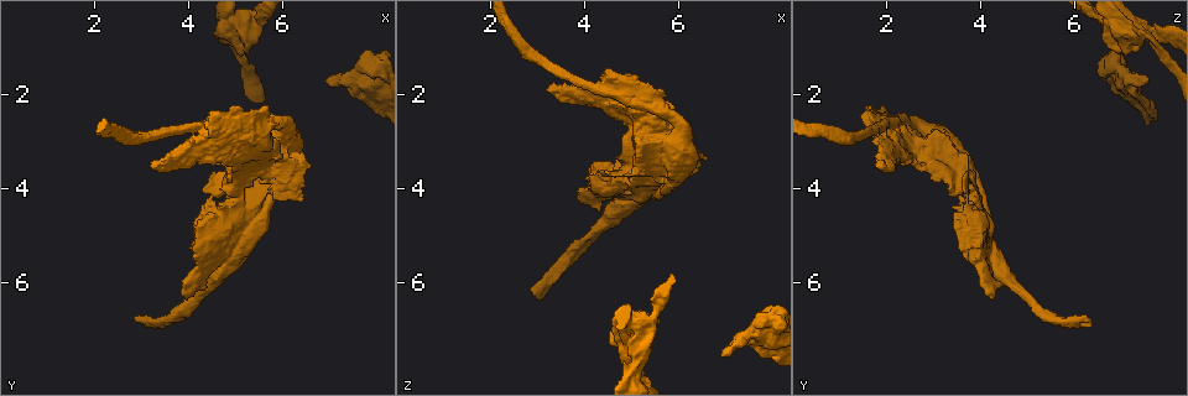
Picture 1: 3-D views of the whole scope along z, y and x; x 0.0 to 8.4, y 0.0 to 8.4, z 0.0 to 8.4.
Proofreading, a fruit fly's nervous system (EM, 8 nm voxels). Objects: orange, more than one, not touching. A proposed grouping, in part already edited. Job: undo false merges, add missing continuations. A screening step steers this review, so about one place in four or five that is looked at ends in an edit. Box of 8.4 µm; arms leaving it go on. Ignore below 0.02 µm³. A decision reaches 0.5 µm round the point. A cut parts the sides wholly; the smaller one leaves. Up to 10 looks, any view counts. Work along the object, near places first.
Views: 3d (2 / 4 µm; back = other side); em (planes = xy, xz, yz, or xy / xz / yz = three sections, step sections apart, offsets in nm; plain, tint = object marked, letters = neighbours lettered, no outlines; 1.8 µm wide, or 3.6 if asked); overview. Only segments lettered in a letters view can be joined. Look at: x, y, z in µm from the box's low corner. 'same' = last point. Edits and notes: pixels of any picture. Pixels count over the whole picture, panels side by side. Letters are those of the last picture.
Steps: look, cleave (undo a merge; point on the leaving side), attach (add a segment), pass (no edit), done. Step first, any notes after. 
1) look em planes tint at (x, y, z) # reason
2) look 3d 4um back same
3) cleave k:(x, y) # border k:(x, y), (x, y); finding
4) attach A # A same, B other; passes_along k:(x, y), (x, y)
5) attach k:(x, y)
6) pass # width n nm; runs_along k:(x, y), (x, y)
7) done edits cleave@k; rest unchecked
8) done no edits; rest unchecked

look 3d 4um back at (3.30, 3.45, 1.95) # free end

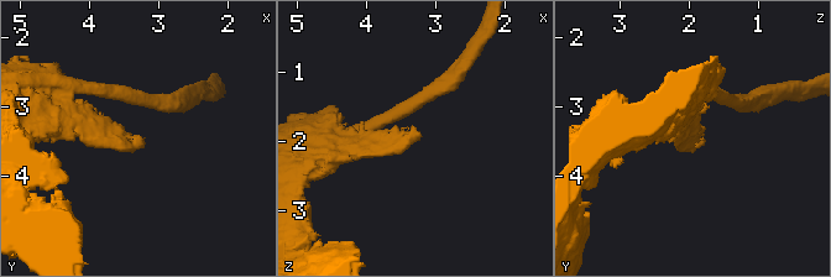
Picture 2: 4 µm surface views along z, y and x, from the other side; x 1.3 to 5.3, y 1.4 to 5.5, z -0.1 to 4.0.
look em planes letters at (3.25, 3.45, 1.95)

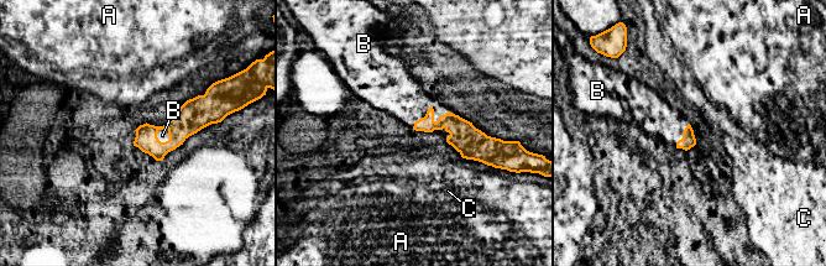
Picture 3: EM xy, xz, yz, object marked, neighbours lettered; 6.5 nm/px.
attach B # longest_contact B 320 nm; A other, B same, C other; passes_along 3:(464, 135), (433, 113), (401, 95); the neuron continues

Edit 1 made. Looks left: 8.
look em xz step 16 plain at (3.15, 6.90, 6.30) # long arm stops here

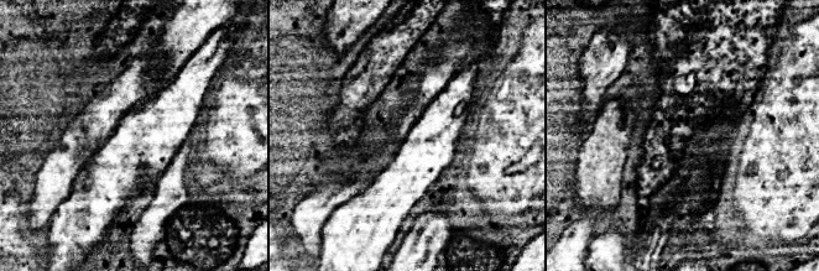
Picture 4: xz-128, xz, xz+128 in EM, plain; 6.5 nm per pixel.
look em xz step 16 letters same # see the neighbours

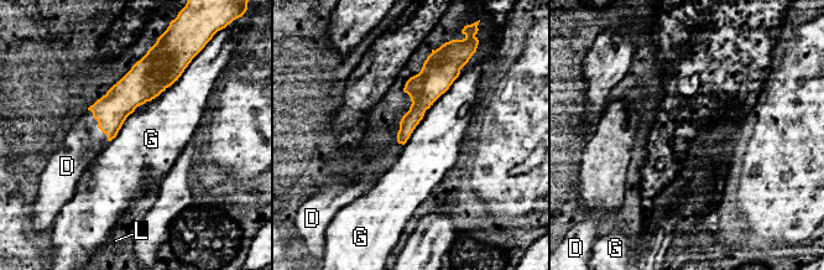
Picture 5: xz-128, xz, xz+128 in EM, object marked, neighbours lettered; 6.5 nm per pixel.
attach D # width 110 nm; D same, G other, L other; passes_along 5:(121, 99), (98, 125), (84, 141); the neuron continues

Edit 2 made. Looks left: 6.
look overview # redraw

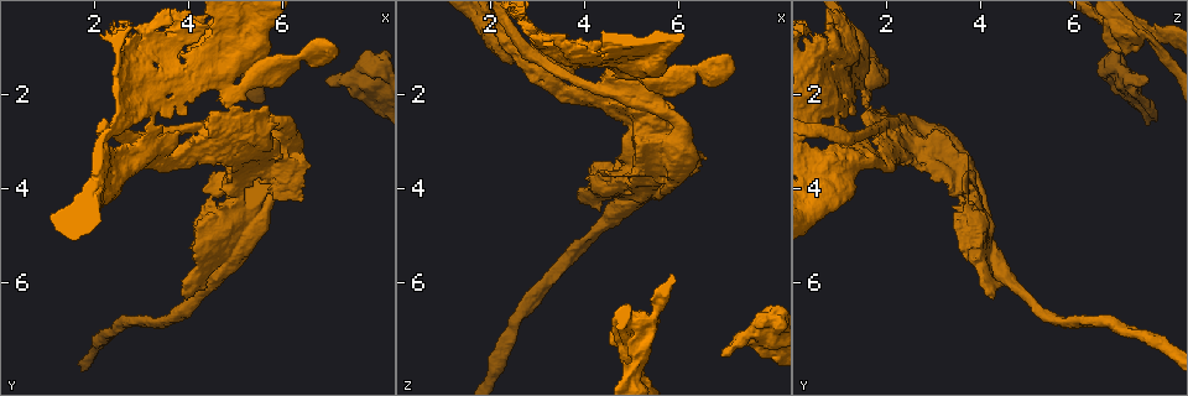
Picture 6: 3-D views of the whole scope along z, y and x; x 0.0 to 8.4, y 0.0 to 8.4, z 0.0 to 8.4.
look 3d 2um at (6.90, 1.75, 7.60) # branch stops here

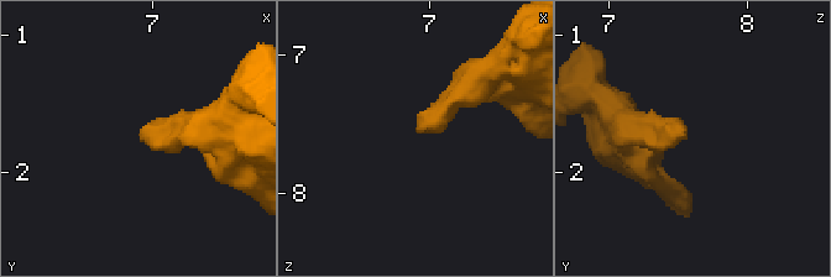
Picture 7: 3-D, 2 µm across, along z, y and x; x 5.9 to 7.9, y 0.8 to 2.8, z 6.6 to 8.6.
look em planes letters at (6.92, 1.76, 7.58) # shape alone is not enough

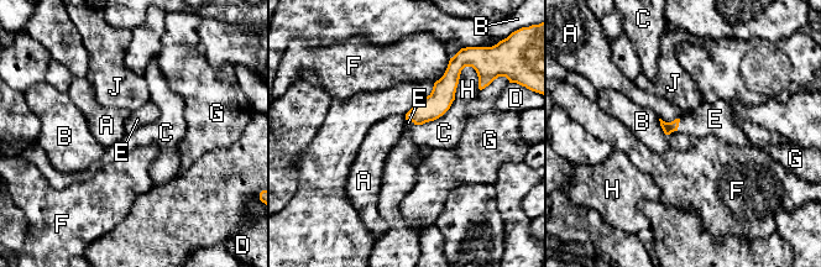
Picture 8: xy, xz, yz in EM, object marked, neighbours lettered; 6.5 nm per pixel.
attach E # A other, B other, C other, D other, E same, F other, G other, H other, J other; passes_along 8:(668, 127), (676, 129), (709, 119); it goes on there

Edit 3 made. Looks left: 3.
look overview

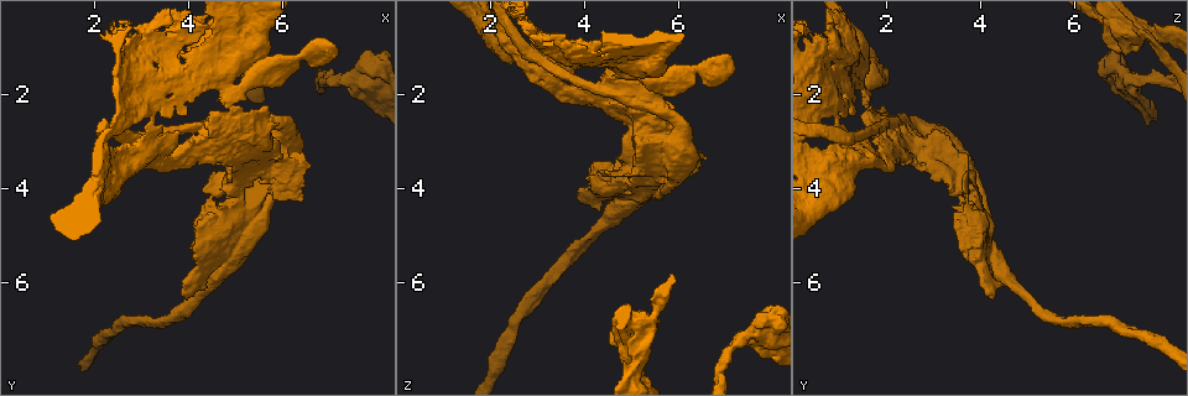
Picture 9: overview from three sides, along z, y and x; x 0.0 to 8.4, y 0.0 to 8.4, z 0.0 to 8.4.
look em 3.6um xz step 8 plain at (6.40, 1.20, 1.50) # narrows sharply

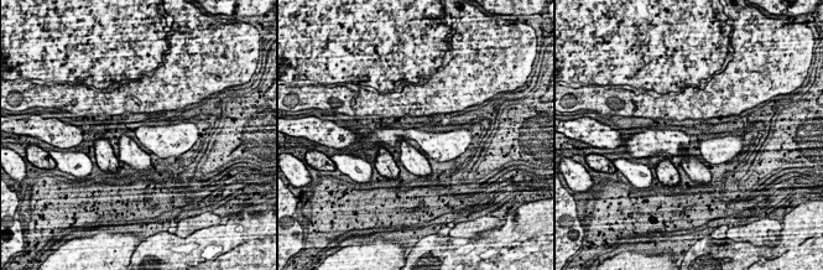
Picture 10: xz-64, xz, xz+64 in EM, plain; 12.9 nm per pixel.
look em 3.6um xz step 8 letters same

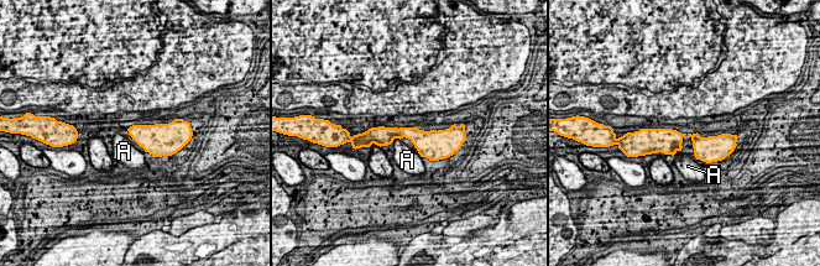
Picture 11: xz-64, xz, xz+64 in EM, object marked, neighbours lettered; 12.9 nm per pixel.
pass # A other; border 11:(400, 139), (392, 141); all the same neuron

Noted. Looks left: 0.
done edits attach@3, attach@5, attach@8; rest unchecked

